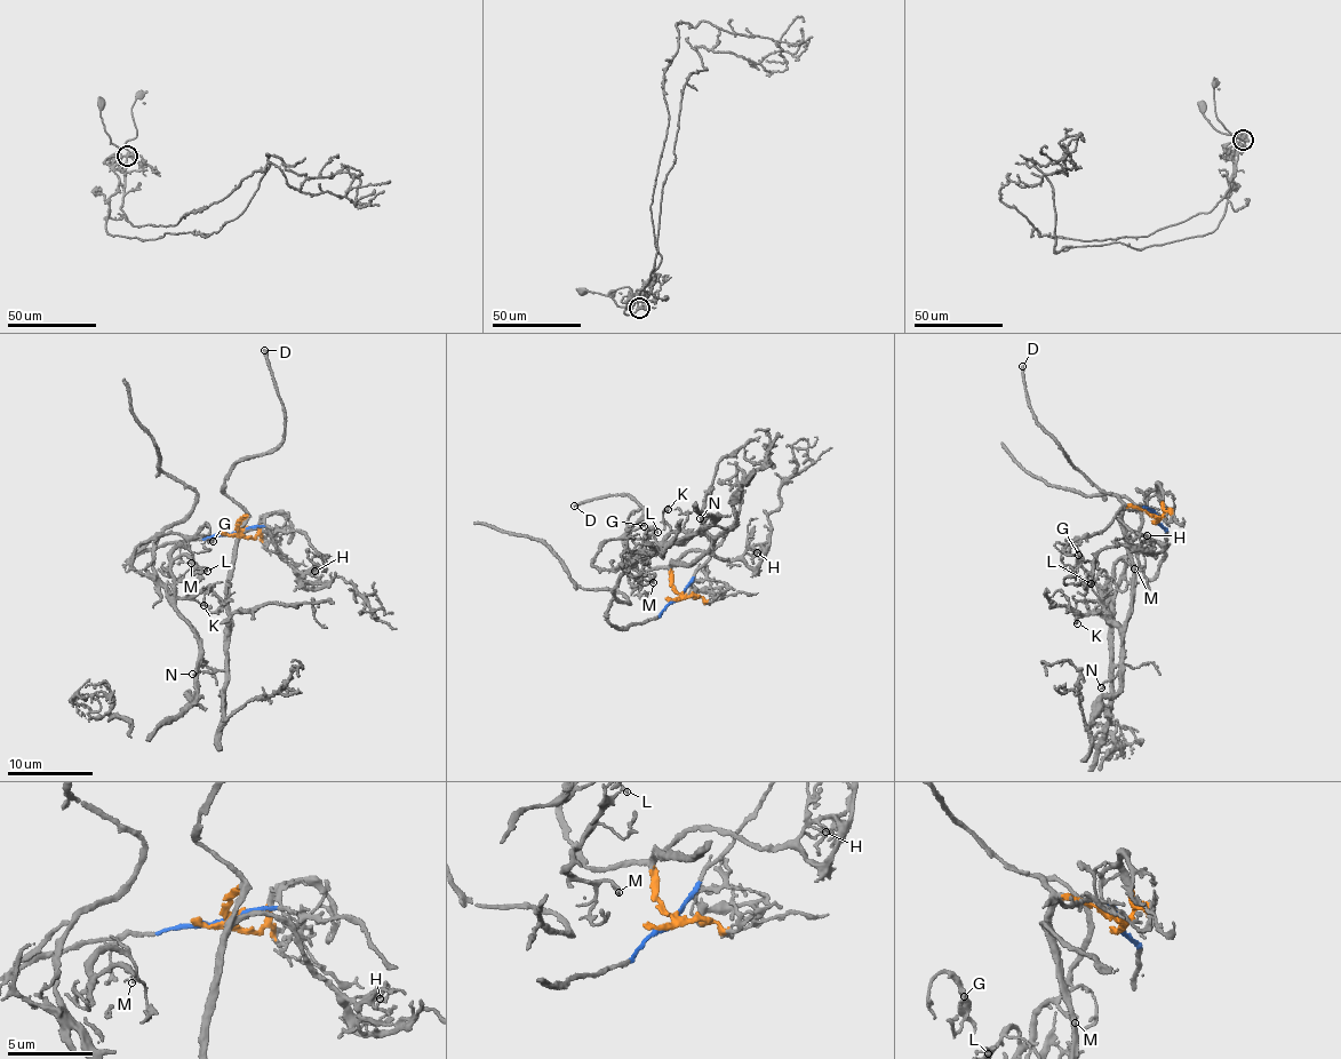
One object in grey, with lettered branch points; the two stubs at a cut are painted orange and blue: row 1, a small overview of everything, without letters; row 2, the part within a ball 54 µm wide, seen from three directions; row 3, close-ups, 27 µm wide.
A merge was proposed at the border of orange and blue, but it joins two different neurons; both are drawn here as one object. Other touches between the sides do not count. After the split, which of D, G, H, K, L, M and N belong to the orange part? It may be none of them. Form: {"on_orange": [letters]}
{"on_orange": ["D", "H", "N"]}

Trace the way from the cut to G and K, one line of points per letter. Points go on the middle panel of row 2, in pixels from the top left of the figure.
G: (679, 598), (627, 627), (608, 620), (605, 612), (623, 566), (591, 563), (604, 543), (645, 525)
K: (679, 598), (627, 627), (609, 622), (605, 612), (620, 575), (651, 552), (670, 526), (662, 511), (668, 510)

